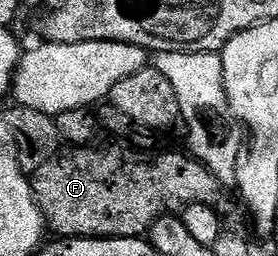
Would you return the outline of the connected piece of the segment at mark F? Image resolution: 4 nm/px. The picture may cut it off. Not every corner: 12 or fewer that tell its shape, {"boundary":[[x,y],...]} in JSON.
{"boundary":[[69,147],[31,174],[48,232],[145,237],[226,190],[196,157]]}

